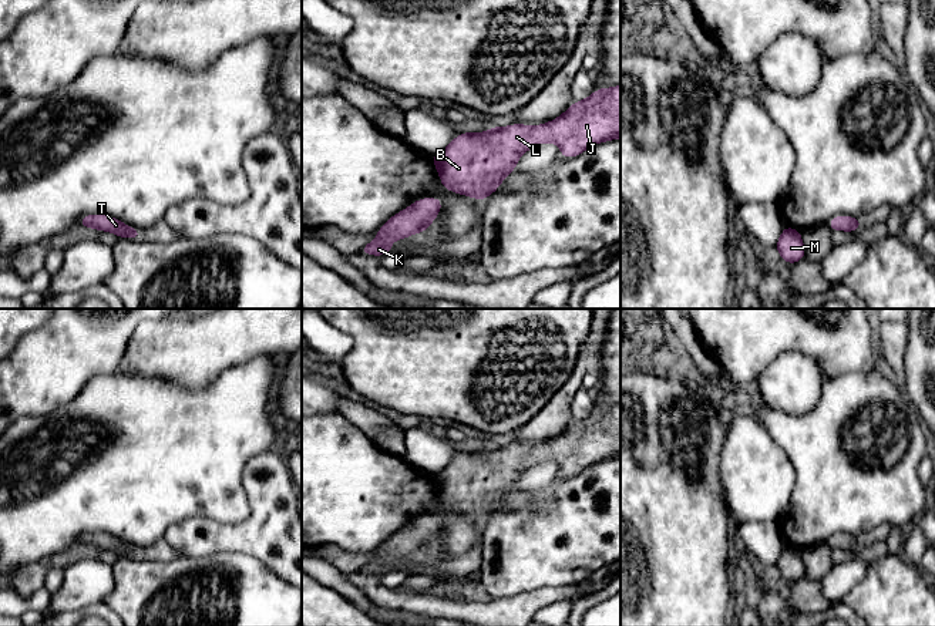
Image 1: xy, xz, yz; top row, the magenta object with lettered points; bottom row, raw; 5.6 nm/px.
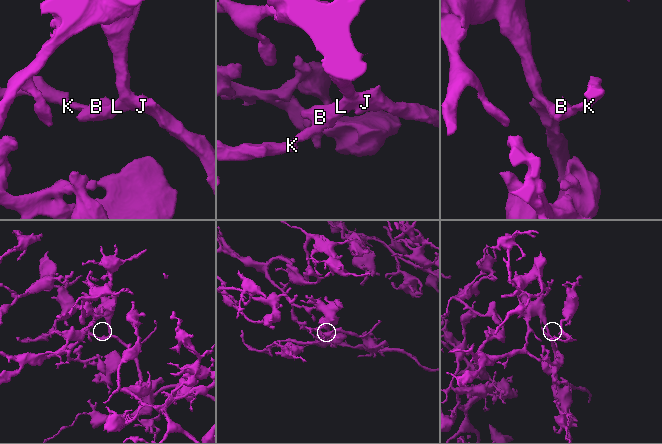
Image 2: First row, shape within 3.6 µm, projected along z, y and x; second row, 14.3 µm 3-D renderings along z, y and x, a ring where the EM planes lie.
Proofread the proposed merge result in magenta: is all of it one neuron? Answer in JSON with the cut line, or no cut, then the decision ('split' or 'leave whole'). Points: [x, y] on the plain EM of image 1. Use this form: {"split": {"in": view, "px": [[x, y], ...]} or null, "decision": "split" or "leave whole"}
{"split": null, "decision": "leave whole"}

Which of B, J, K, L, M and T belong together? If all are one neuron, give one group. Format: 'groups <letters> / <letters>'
groups B J K L M T

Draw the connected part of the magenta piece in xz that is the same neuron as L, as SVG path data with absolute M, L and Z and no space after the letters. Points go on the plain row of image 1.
M620 404L601 405L586 418L575 420L562 434L542 444L511 442L487 451L463 451L435 474L430 474L447 509L484 519L515 489L521 474L542 461L554 461L562 477L574 477L589 465L620 457Z

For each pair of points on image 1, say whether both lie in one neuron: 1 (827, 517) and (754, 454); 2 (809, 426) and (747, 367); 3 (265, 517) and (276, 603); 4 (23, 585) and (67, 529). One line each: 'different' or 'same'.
1: different
2: different
3: different
4: different

